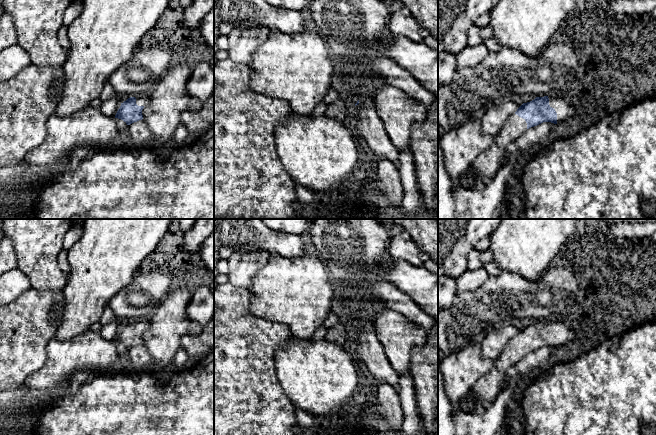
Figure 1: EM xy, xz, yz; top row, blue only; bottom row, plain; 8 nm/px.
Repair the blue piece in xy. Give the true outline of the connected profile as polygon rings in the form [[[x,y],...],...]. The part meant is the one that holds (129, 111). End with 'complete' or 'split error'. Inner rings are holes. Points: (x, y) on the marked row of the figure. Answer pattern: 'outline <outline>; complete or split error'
outline [[[148,95],[130,97],[121,103],[115,118],[123,120],[127,125],[142,120],[142,110],[148,103]]]; split error

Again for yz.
outline [[[573,91],[536,97],[530,102],[523,103],[495,136],[491,147],[481,153],[469,168],[471,176],[475,178],[469,190],[482,190],[487,186],[501,168],[506,148],[527,129],[543,122],[574,122],[581,117],[582,112],[578,94]]]; split error

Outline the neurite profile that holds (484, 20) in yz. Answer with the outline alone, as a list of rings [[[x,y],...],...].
[[[490,13],[482,14],[476,21],[475,25],[479,28],[489,26],[490,24]]]

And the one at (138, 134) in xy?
[[[142,119],[127,126],[126,137],[131,146],[143,147],[149,143],[152,134]]]

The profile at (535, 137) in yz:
[[[543,122],[527,129],[522,136],[506,148],[501,166],[509,161],[514,152],[519,152],[521,154],[527,150],[535,151],[543,147],[551,138],[559,134],[560,129],[563,128],[565,124],[566,123],[560,123],[554,126],[551,122]]]

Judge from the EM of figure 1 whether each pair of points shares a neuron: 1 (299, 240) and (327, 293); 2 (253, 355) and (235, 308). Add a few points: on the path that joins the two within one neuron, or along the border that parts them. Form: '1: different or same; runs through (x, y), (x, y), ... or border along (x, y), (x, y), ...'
1: different; border along (278, 254), (284, 257), (298, 257), (302, 255)
2: same; runs through (241, 343), (235, 337), (235, 320)

